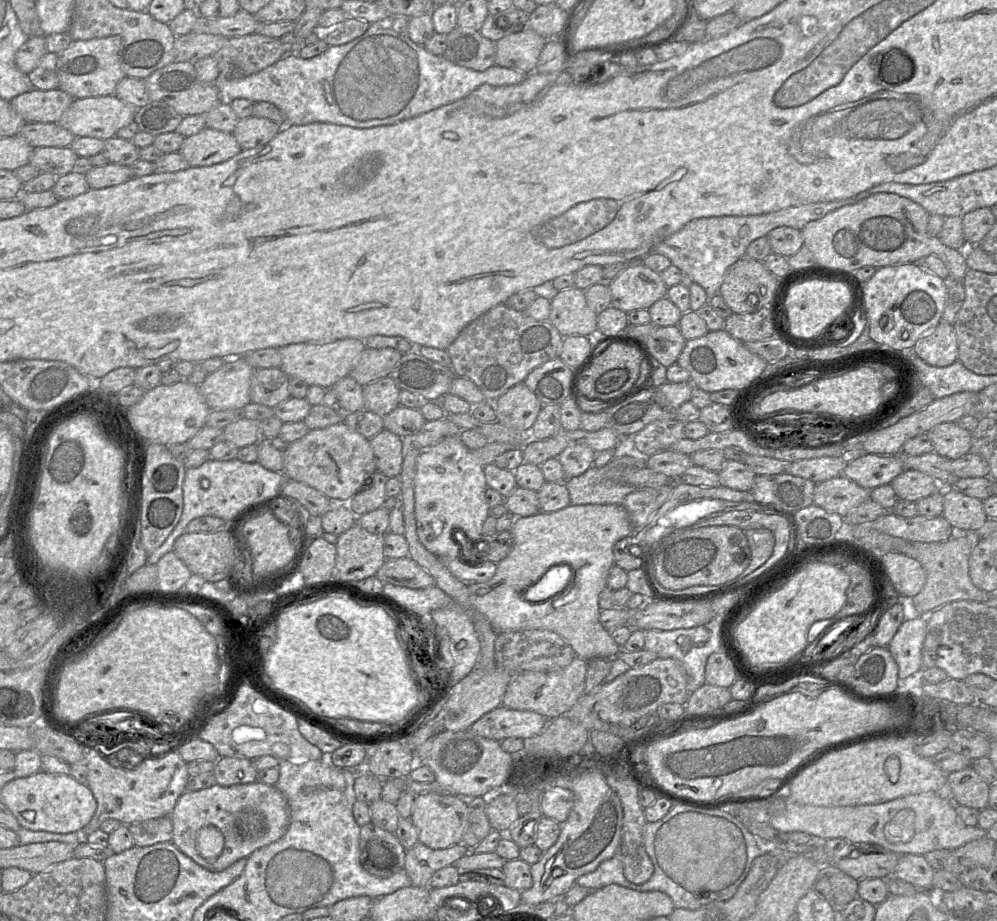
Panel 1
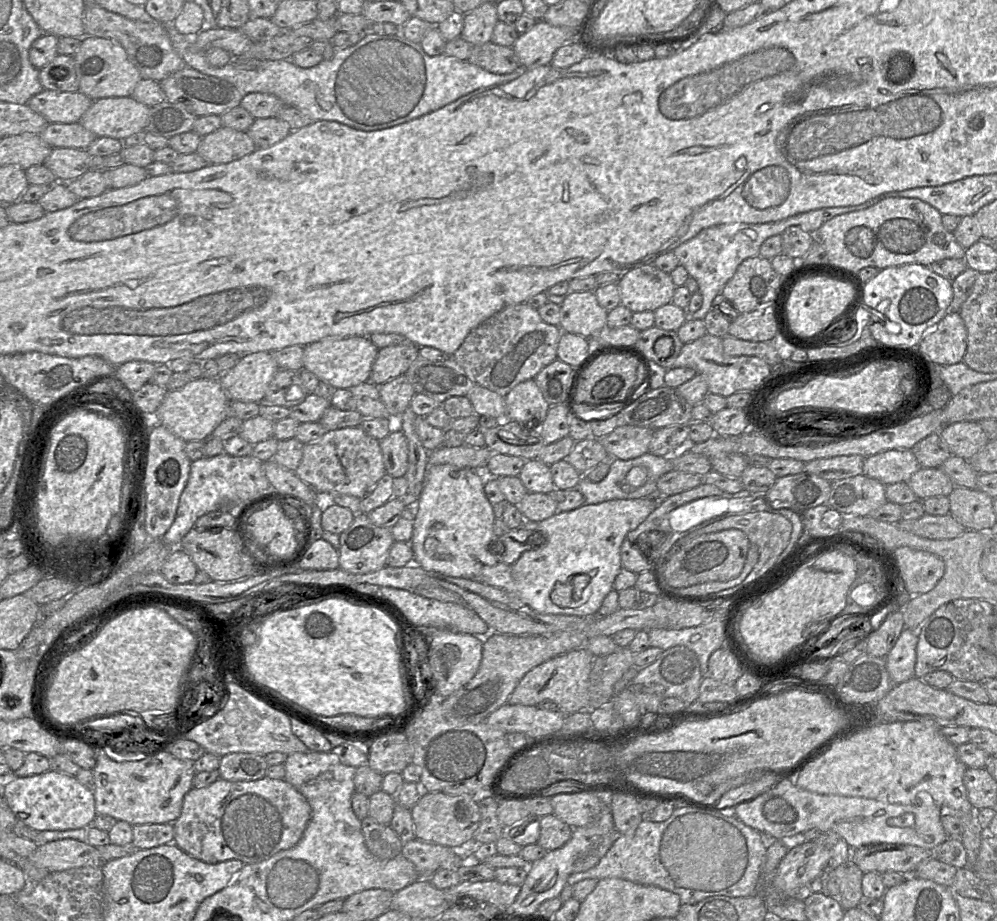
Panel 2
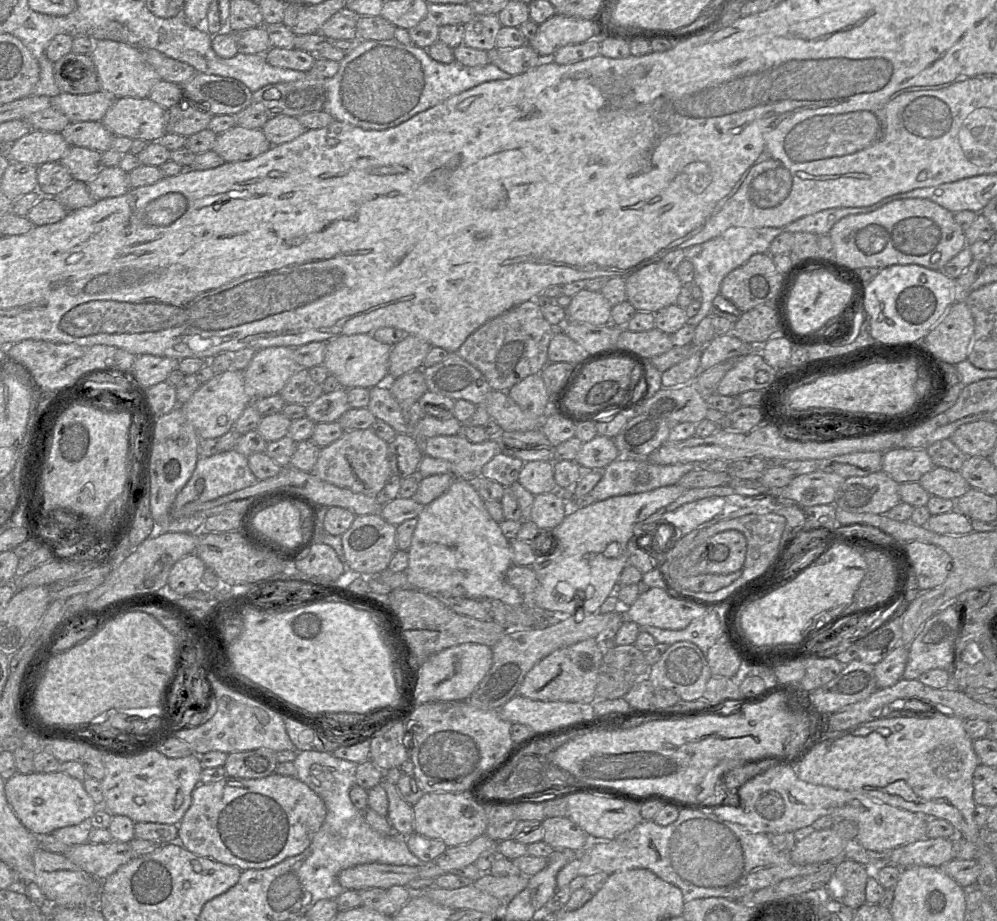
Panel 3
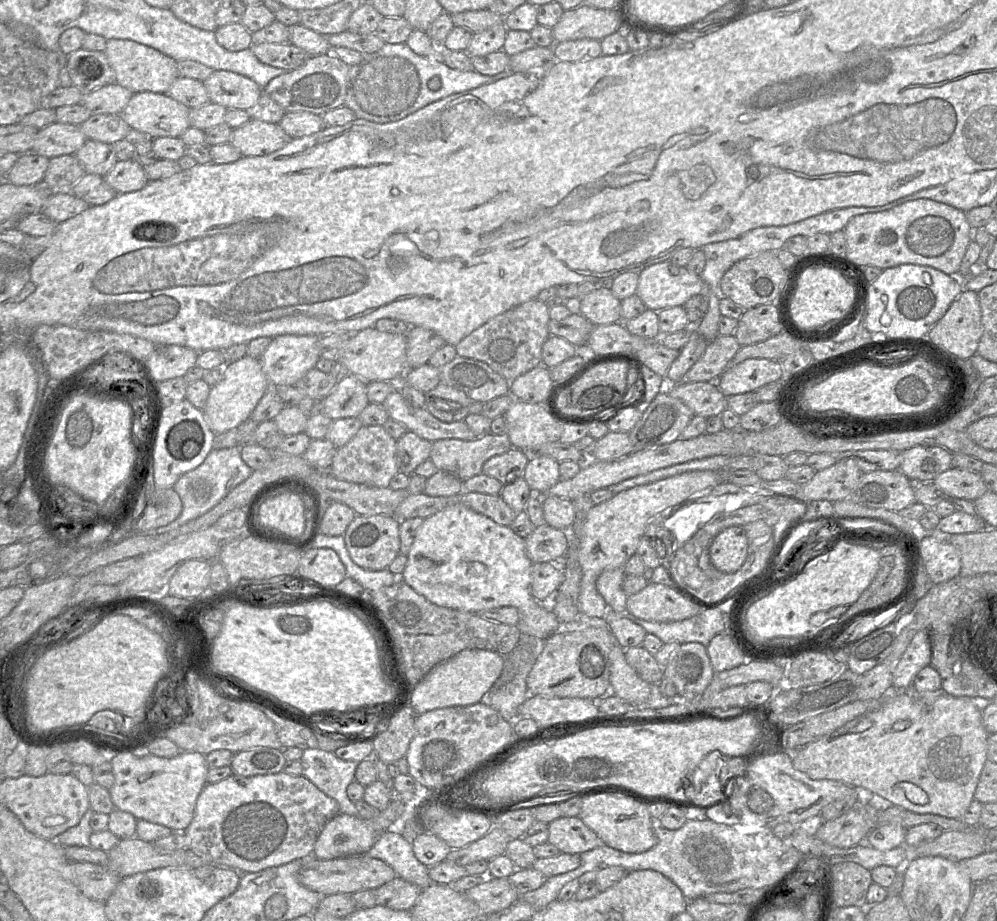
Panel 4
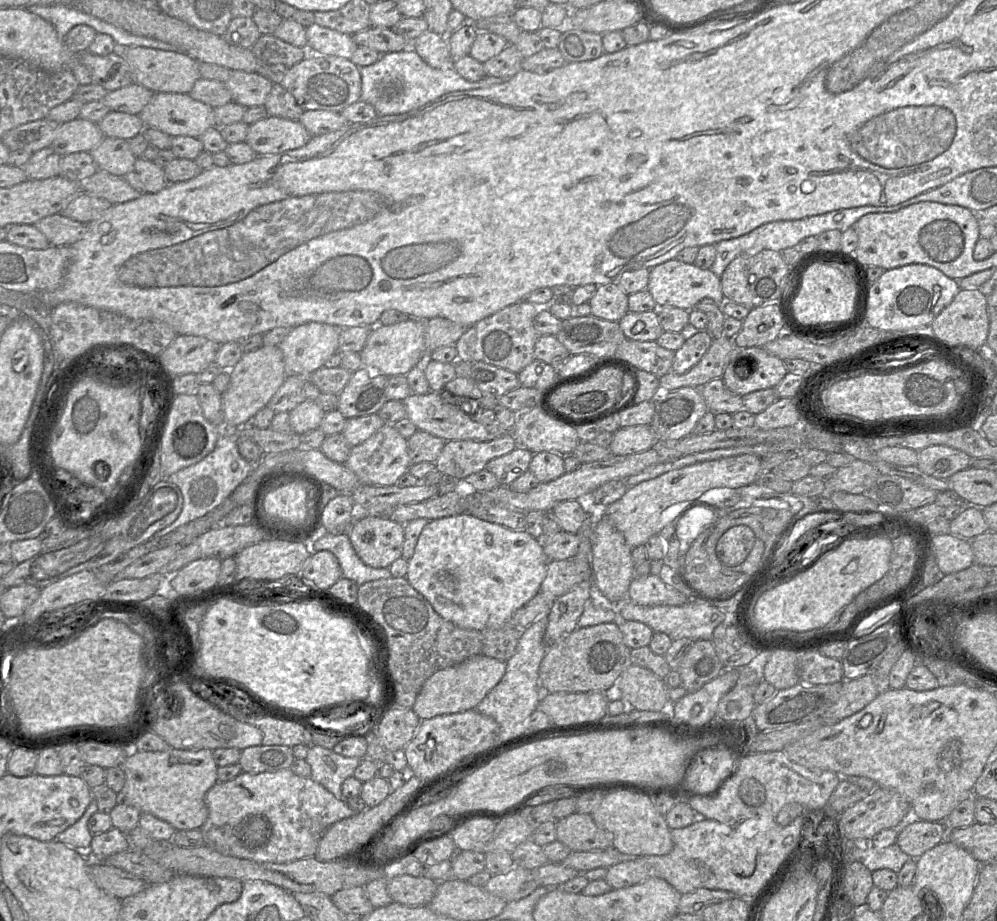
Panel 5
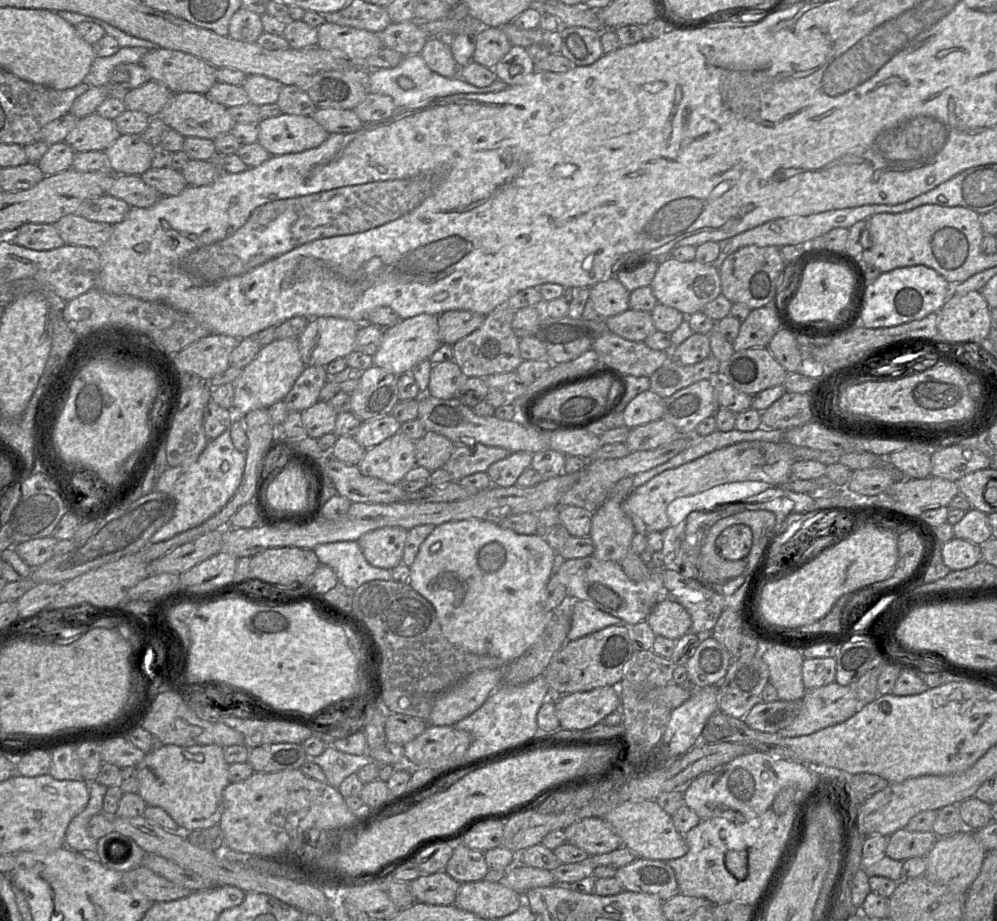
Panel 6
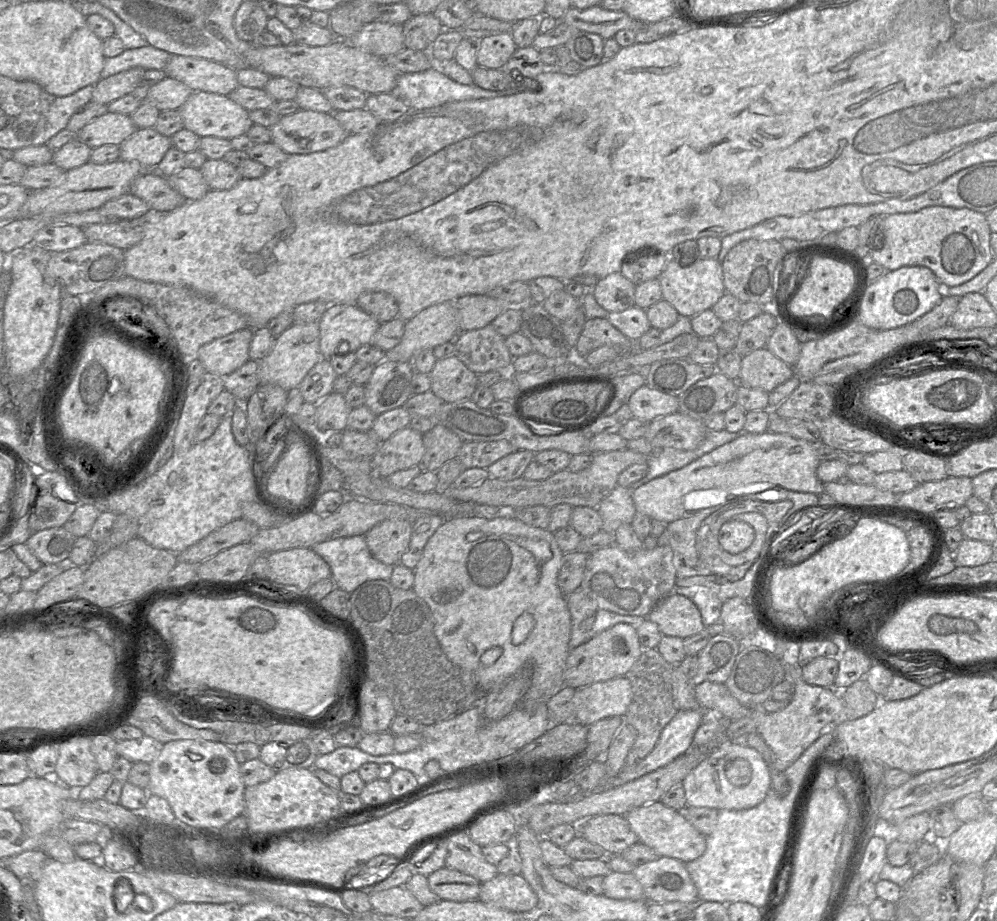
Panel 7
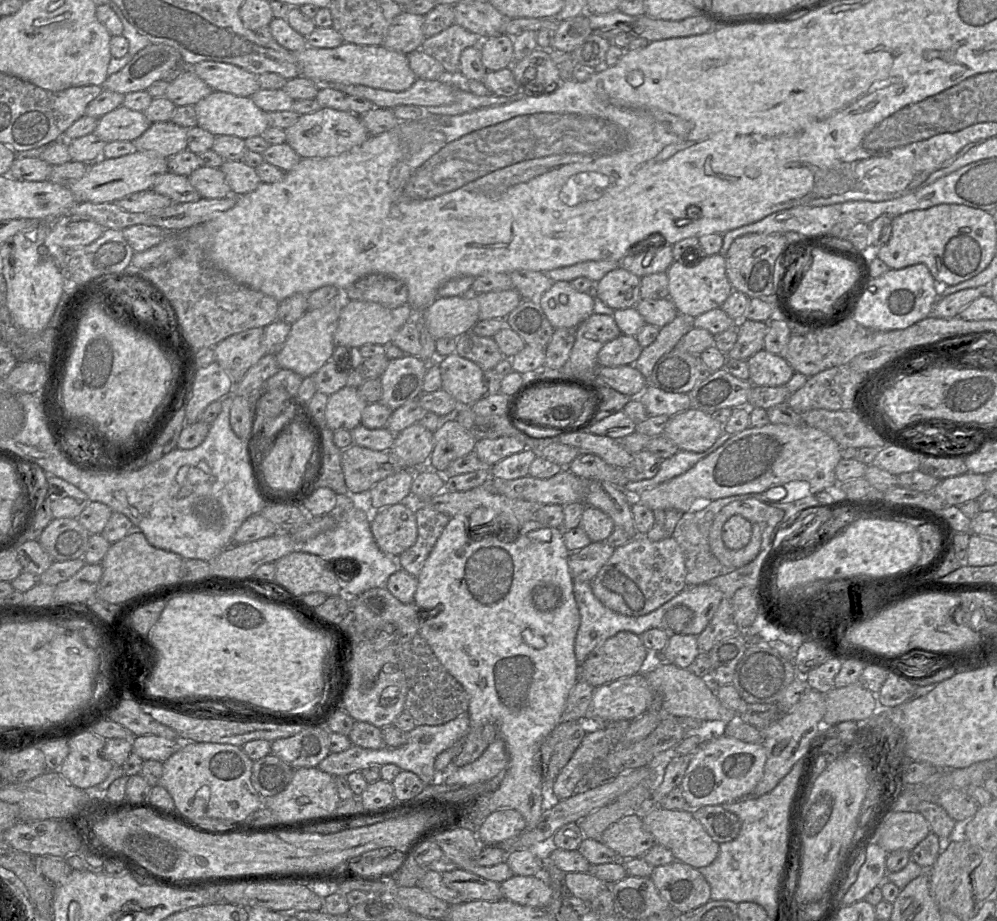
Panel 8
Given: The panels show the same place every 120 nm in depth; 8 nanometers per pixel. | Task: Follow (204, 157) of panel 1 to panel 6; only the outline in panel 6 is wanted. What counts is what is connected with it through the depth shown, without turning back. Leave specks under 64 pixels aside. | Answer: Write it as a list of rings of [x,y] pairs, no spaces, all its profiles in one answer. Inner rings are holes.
[[[282,113],[262,119],[257,142],[271,156],[302,152],[320,146],[329,133],[310,116]]]

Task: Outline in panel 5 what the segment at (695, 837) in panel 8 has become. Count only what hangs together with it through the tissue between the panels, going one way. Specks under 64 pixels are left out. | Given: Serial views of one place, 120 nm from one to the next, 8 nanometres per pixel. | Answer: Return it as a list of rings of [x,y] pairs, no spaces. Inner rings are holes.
[[[629,791],[605,793],[601,803],[591,813],[596,825],[612,836],[612,847],[633,856],[661,856],[673,849],[673,841],[665,816],[653,804],[653,799]]]

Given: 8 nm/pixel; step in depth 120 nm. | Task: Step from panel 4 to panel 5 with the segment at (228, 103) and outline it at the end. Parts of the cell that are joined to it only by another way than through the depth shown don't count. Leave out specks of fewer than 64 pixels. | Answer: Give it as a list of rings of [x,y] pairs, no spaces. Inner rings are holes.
[[[233,70],[225,82],[233,102],[249,108],[263,106],[271,92],[273,82],[257,74]]]

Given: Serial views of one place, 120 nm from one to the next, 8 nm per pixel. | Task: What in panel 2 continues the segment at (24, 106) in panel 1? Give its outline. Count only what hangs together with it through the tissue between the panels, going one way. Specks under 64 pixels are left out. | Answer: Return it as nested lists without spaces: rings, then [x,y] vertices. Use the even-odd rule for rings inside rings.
[[[43,90],[31,97],[27,105],[41,114],[48,123],[76,123],[90,108],[93,100],[85,94]]]

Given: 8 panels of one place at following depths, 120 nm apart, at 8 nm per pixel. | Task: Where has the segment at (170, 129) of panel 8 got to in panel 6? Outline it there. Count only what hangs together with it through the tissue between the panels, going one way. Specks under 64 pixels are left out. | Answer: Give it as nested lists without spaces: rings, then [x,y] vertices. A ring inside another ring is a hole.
[[[122,134],[104,151],[111,173],[140,176],[151,168],[154,147],[146,143],[141,134]]]

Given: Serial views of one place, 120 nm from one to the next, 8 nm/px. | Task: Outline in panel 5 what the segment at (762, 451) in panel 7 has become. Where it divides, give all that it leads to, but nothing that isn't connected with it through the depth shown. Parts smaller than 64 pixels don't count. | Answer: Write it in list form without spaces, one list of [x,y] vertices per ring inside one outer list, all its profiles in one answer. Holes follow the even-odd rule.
[[[751,454],[693,463],[628,487],[619,500],[602,509],[599,515],[604,515],[623,535],[627,545],[634,548],[644,545],[650,537],[660,533],[661,514],[671,505],[683,501],[696,501],[705,492],[714,488],[748,486],[757,481],[761,470],[761,458]]]

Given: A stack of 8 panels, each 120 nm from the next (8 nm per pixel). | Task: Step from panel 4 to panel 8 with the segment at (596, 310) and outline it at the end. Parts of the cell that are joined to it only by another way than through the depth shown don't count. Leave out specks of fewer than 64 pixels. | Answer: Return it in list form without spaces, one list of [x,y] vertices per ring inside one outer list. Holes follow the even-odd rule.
[[[618,266],[595,283],[598,298],[608,307],[625,309],[635,307],[641,300],[641,278]]]

